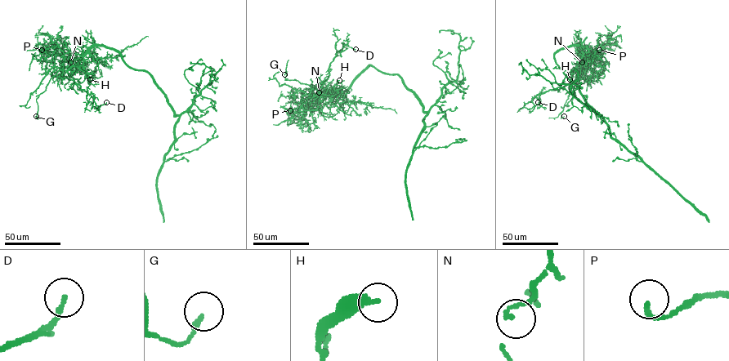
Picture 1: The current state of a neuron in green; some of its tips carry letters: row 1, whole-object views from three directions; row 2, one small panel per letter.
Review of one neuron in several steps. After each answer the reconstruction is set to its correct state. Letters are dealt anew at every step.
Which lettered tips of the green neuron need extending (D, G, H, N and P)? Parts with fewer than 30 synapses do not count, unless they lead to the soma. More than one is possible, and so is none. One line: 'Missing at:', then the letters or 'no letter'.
Missing at: H

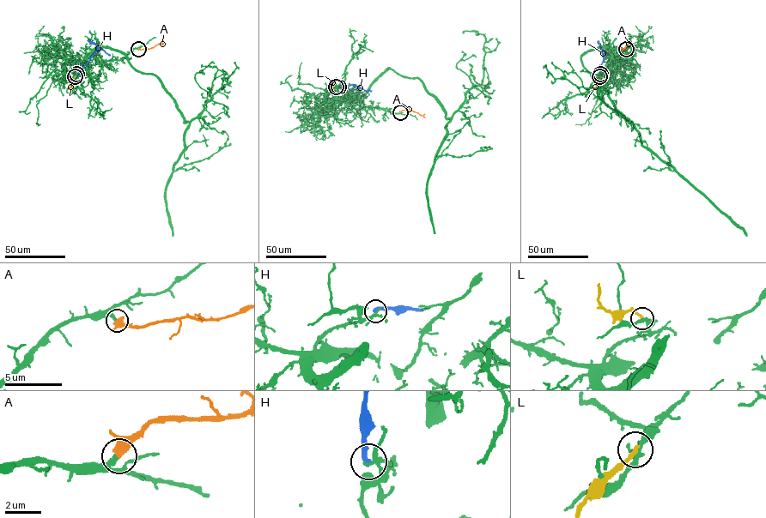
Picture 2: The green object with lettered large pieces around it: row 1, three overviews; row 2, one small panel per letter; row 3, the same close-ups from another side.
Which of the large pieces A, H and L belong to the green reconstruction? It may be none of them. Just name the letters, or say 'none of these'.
A

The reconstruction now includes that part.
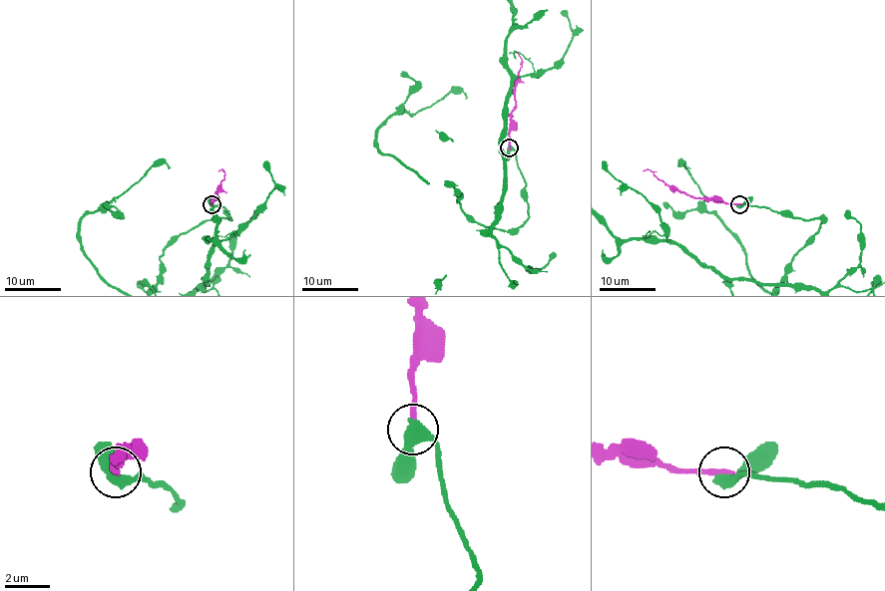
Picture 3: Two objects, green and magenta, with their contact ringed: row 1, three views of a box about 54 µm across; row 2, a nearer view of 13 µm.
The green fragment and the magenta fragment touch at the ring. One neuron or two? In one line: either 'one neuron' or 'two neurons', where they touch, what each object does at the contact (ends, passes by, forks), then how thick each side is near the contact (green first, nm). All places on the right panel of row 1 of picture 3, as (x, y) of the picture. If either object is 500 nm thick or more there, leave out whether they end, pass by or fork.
two neurons | (739, 204) | green passes by | magenta ends | 440/280 nm

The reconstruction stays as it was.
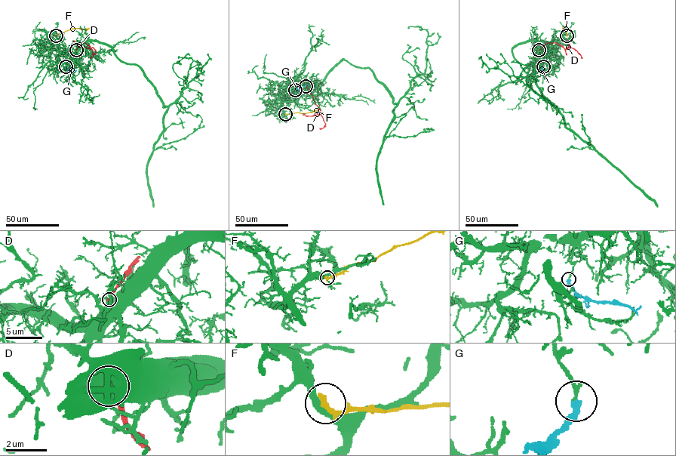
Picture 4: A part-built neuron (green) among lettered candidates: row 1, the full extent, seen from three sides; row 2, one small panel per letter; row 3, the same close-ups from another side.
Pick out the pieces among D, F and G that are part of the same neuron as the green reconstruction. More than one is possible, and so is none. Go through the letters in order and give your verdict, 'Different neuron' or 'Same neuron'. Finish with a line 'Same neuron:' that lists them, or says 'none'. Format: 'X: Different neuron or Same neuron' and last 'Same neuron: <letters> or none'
D: Different neuron
F: Different neuron
G: Different neuron
Same neuron: none

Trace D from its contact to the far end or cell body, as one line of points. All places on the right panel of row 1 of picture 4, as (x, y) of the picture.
D: (539, 50), (548, 42), (556, 43), (564, 49), (570, 47), (576, 49), (582, 58)

